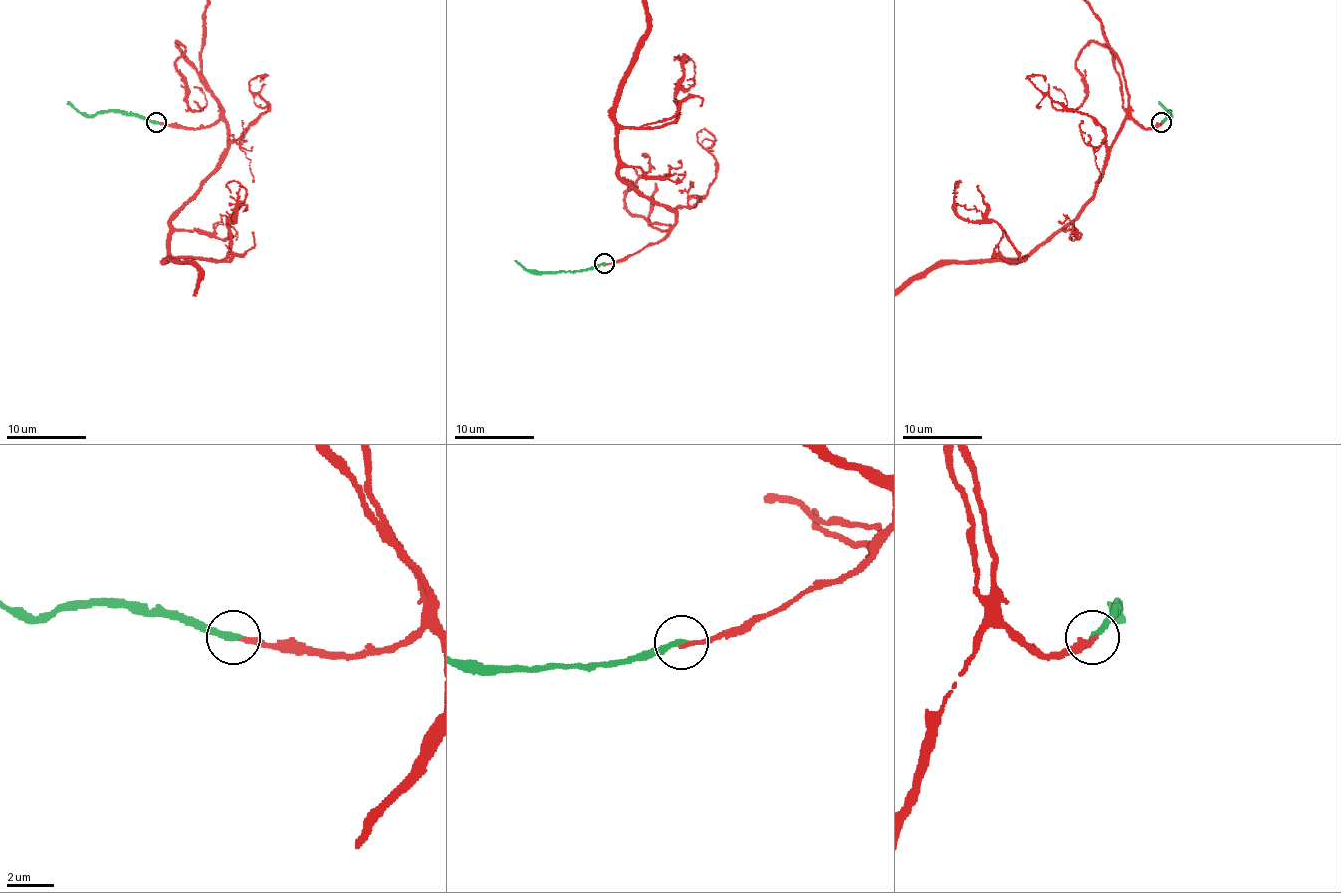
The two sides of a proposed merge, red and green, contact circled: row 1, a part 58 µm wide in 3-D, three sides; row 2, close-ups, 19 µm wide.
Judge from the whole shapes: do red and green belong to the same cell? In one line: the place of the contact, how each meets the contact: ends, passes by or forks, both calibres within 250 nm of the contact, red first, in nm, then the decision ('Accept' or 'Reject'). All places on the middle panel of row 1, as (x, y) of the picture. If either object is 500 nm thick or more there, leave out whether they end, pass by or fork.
Place: (604, 263). At the ring red ends. At the ring green ends. Thickness 200 nm (red) against 280 nm. Reject

